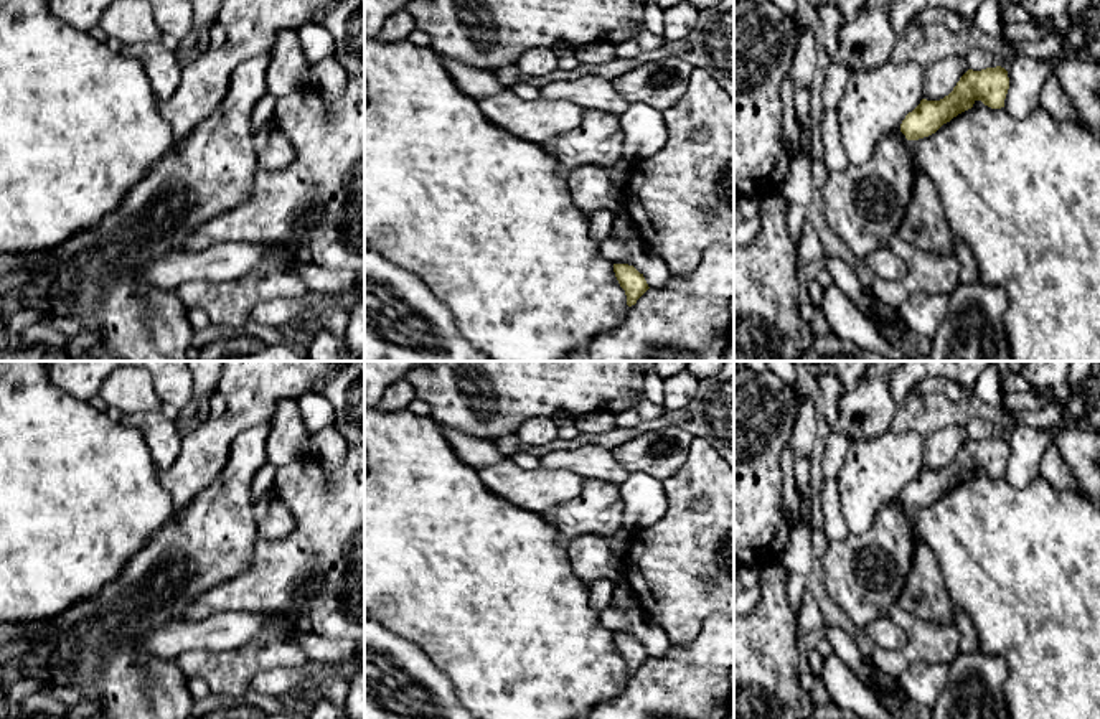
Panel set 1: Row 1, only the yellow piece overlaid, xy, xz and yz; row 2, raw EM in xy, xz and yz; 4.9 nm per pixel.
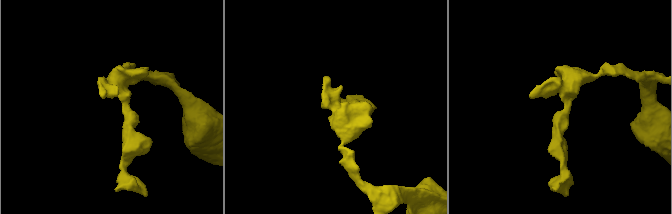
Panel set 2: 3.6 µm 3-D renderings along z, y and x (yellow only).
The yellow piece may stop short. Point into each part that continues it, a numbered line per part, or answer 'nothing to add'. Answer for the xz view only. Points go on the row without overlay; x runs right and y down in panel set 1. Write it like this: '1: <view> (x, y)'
nothing to add

